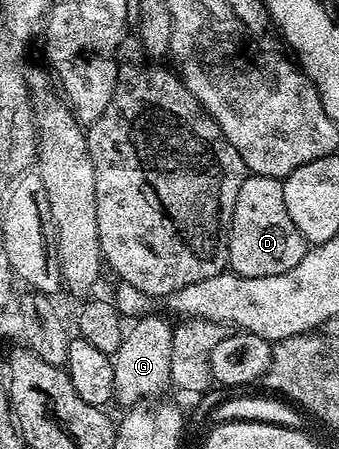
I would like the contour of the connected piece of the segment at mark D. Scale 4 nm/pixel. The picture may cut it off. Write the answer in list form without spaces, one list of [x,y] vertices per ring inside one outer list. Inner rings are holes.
[[[247,175],[240,187],[240,195],[236,195],[236,207],[232,211],[229,268],[240,277],[283,275],[304,259],[307,250],[307,242],[303,241],[296,223],[292,223],[292,215],[288,215],[288,207],[284,204],[282,181],[276,177]]]

